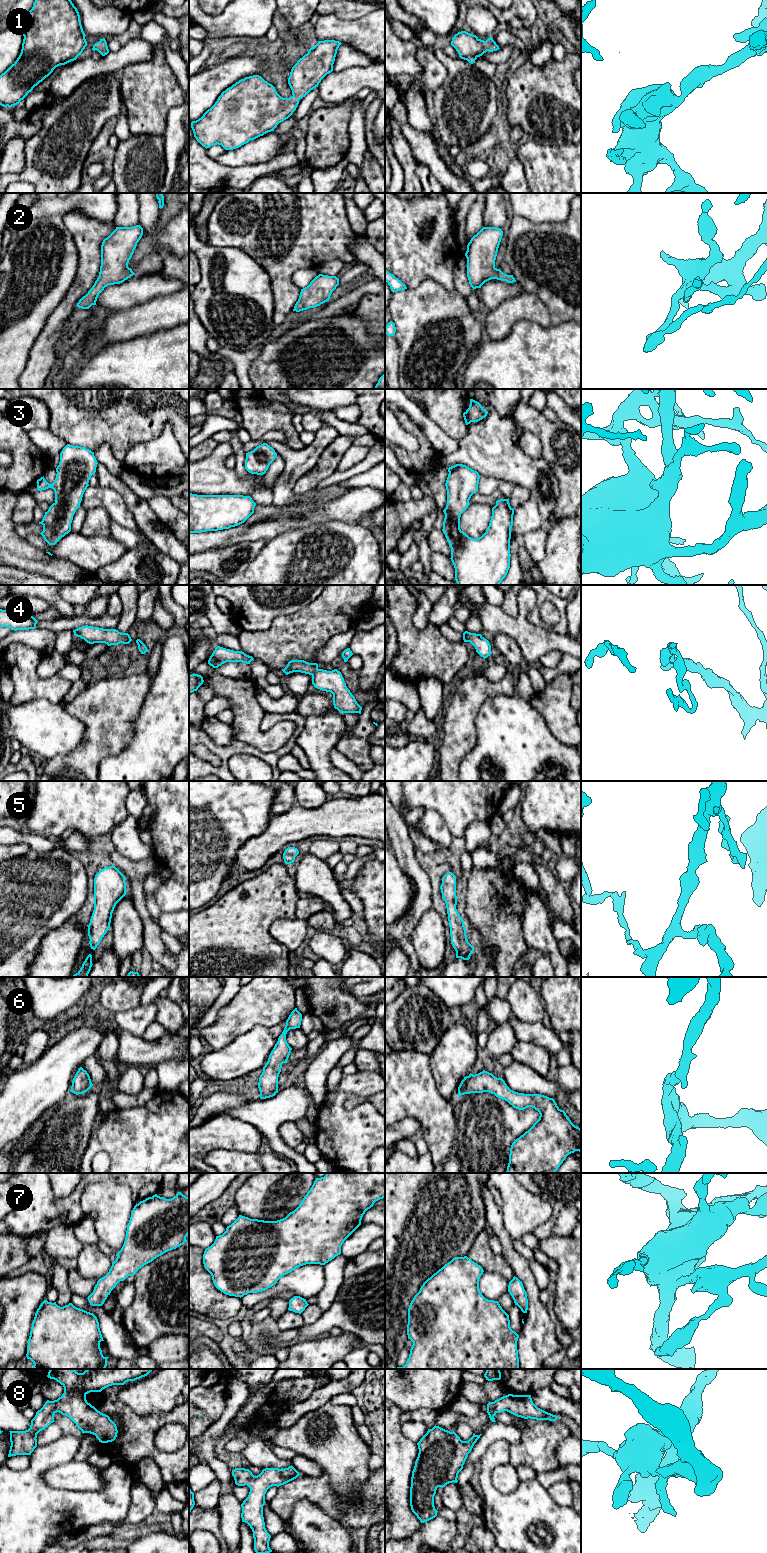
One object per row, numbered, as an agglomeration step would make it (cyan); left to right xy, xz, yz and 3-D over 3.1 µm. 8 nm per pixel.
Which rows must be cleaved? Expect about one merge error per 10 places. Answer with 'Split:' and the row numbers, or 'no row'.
Split: no row

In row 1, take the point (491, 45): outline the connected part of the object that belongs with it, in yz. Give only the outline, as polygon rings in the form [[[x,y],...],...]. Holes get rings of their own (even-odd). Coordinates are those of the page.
[[[466,31],[455,34],[451,45],[456,49],[461,59],[467,60],[471,64],[487,51],[493,52],[500,49],[492,37],[484,41]]]

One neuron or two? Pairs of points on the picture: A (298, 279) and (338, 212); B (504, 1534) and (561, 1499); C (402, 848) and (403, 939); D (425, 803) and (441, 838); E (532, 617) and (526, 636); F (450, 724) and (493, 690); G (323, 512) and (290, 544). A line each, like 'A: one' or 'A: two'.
A: two
B: two
C: one
D: two
E: two
F: one
G: two

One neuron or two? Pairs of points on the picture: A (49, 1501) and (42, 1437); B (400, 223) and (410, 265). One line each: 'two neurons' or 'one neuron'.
A: two neurons
B: one neuron

